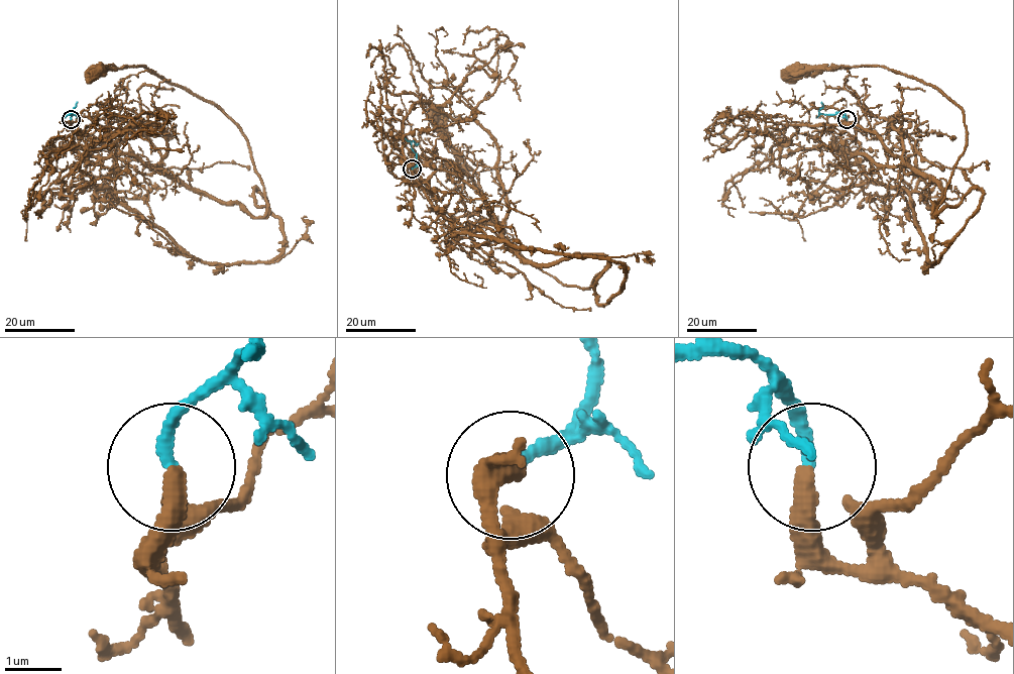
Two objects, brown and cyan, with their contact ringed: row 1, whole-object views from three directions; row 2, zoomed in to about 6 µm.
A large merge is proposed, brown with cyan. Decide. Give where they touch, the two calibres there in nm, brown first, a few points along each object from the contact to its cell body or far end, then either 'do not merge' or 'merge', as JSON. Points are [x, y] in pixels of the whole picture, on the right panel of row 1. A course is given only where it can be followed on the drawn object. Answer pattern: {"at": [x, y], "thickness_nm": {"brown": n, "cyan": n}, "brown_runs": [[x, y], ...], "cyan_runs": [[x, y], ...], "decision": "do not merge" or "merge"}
{"at": [847, 119], "thickness_nm": {"brown": 320, "cyan": 220}, "brown_runs": [[847, 119], [868, 132], [895, 118], [903, 160], [941, 190], [933, 217], [963, 111], [884, 67], [793, 71]], "cyan_runs": [[847, 119], [842, 112], [821, 114], [818, 111], [823, 106], [821, 102]], "decision": "merge"}

